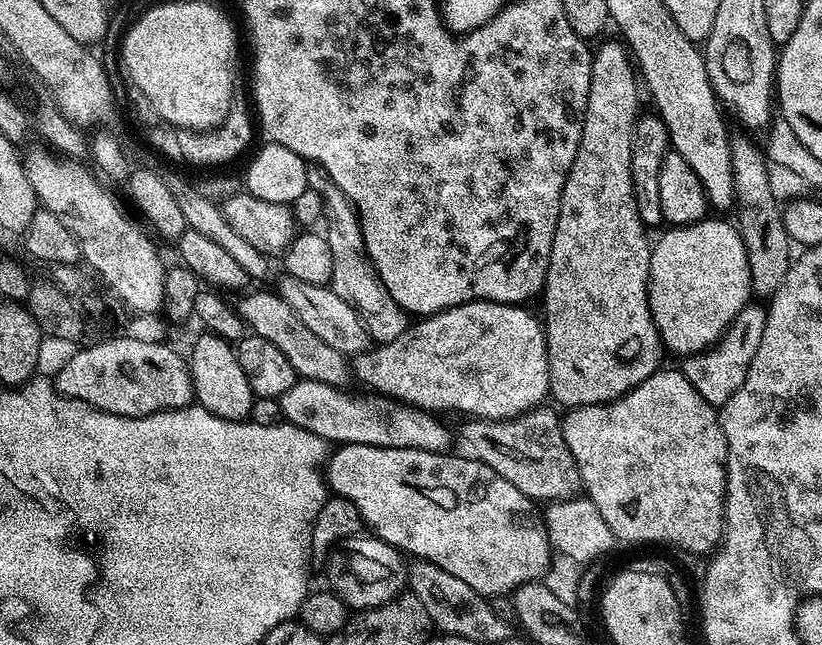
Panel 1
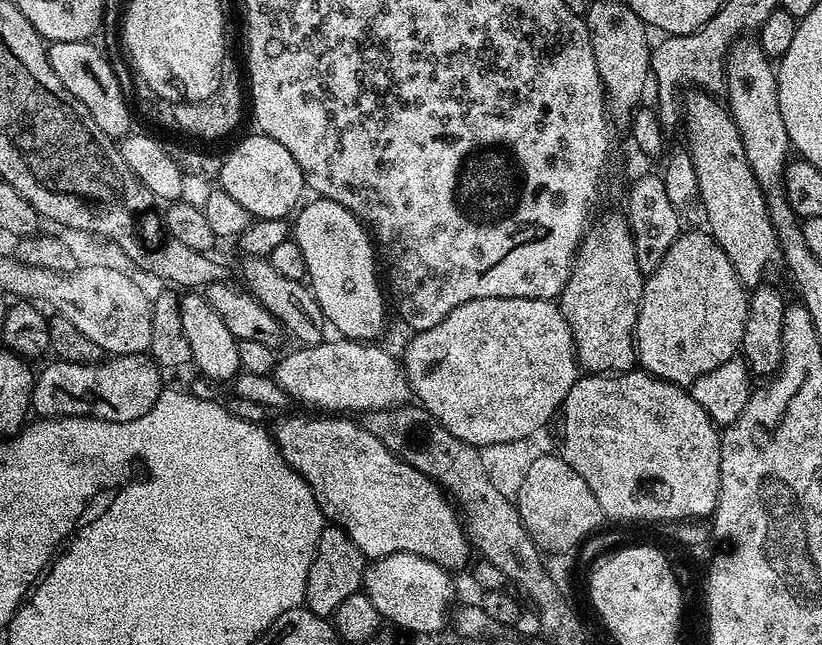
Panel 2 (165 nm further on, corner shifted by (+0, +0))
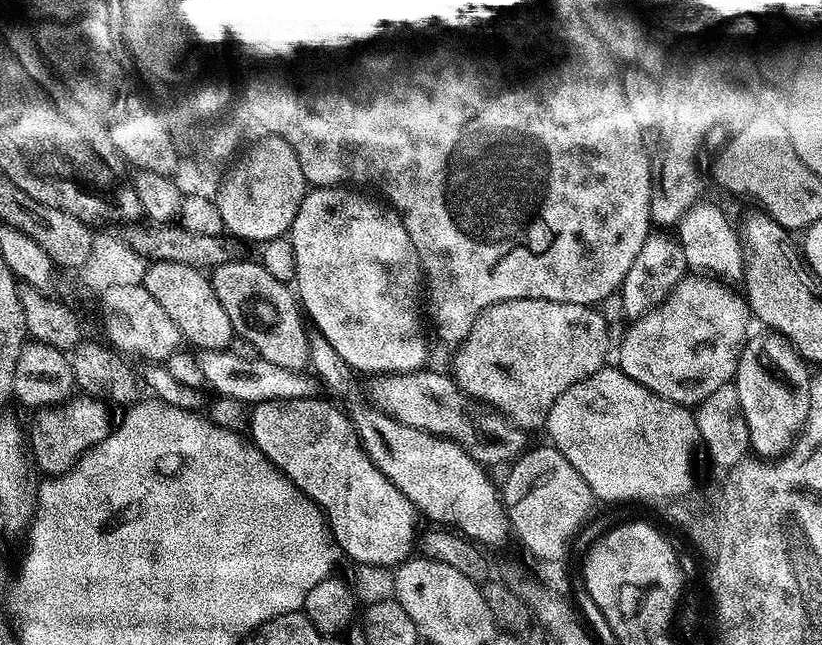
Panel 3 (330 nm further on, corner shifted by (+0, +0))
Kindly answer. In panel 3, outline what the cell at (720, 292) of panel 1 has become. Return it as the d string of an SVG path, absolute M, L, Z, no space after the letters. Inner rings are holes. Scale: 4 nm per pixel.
M685 274L681 277L672 293L658 307L627 325L628 329L620 340L620 371L654 394L685 406L701 404L718 390L718 386L729 383L735 377L736 359L749 331L750 313L747 303L728 288L731 287L711 275Z

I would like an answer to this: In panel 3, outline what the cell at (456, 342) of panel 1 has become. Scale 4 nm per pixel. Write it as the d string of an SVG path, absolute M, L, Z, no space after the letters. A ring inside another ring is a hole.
M518 298L492 304L476 315L466 338L450 356L450 375L467 396L489 405L513 424L531 430L545 423L550 406L574 382L584 380L605 367L608 356L608 324L601 309L586 304Z

